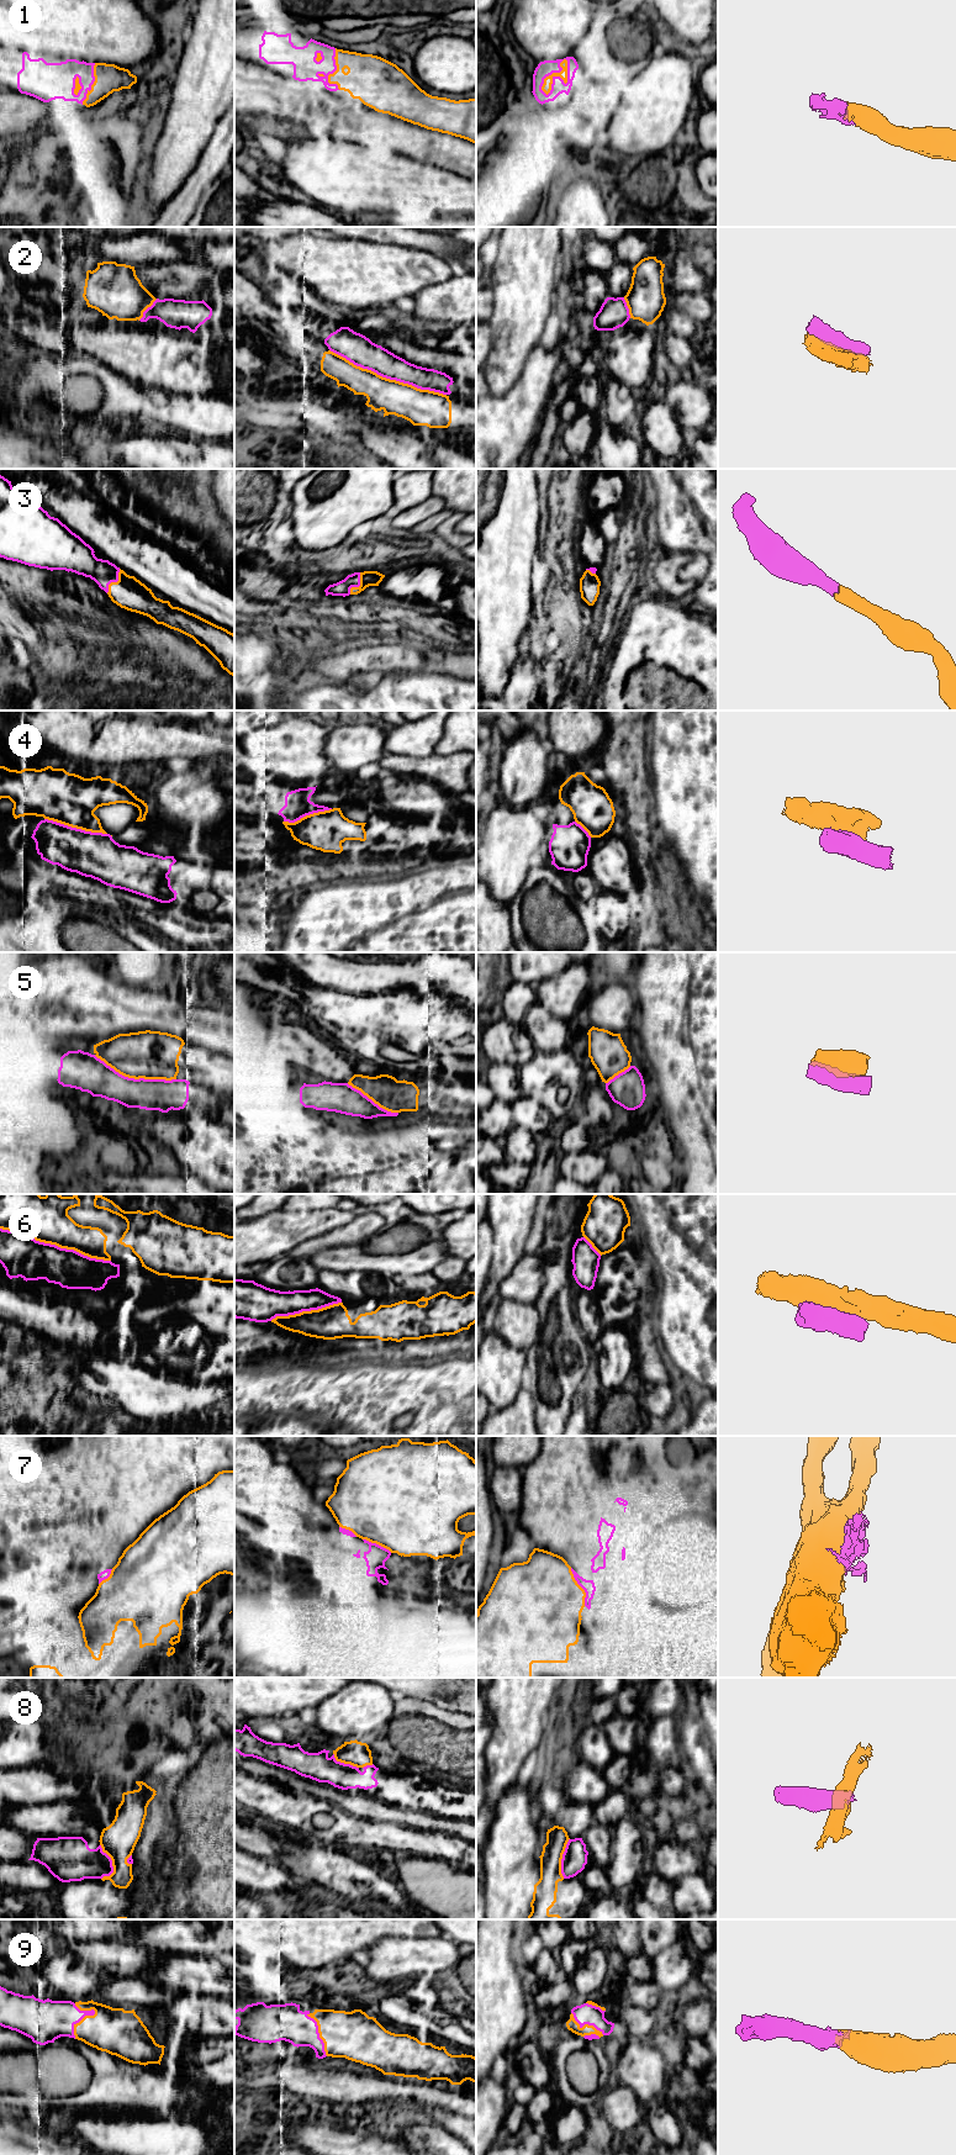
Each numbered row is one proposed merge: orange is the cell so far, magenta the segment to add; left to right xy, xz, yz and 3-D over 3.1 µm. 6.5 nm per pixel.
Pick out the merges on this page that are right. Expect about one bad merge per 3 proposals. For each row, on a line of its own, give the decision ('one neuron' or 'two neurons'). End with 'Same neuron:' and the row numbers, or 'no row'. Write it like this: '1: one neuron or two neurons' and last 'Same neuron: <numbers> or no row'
1: one neuron
2: two neurons
3: one neuron
4: two neurons
5: two neurons
6: two neurons
7: two neurons
8: two neurons
9: one neuron
Same neuron: 1, 3, 9

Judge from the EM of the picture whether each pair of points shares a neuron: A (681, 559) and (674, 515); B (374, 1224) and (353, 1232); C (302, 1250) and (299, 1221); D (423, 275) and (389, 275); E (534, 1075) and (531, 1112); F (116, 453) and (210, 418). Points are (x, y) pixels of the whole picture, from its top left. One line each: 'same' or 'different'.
A: different
B: same
C: different
D: same
E: different
F: different

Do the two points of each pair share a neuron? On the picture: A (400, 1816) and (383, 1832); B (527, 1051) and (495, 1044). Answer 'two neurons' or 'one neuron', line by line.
A: two neurons
B: one neuron

